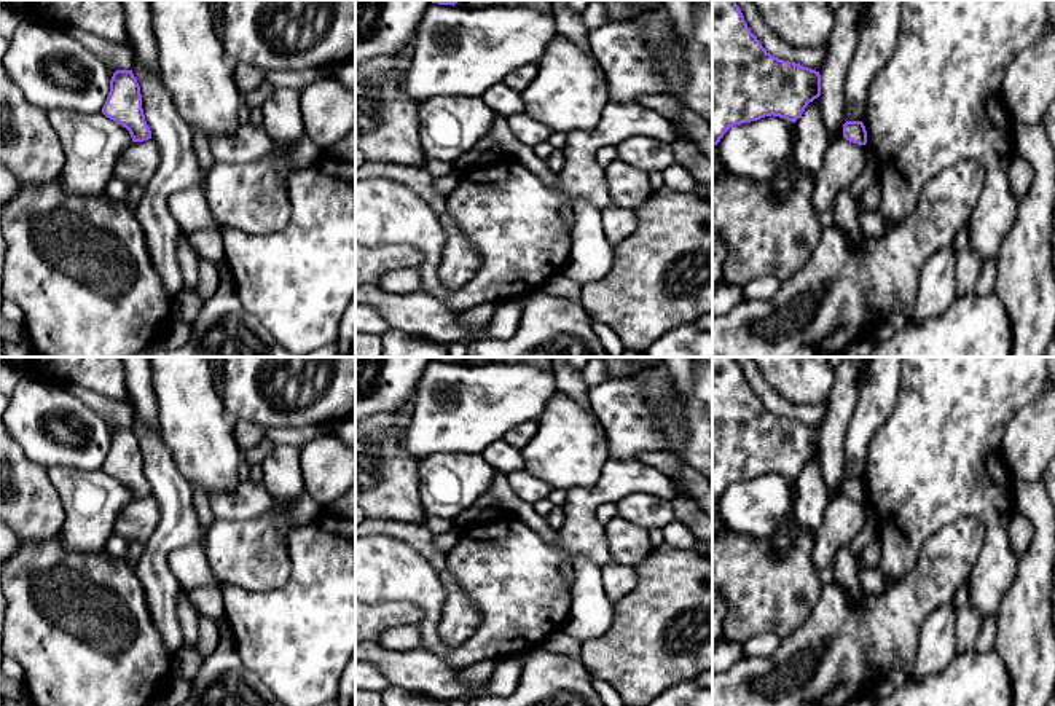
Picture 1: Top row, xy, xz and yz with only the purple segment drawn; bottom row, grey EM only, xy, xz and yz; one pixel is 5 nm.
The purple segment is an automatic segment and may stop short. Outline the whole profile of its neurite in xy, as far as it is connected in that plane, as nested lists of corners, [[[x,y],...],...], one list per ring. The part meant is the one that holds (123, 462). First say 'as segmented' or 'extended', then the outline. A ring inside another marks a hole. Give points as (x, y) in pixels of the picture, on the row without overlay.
as segmented | [[[116,427],[113,430],[102,470],[126,484],[132,499],[151,496],[151,488],[142,465],[140,443],[132,427]]]

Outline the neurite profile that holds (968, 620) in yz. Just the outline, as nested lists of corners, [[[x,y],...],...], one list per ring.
[[[969,604],[956,610],[956,653],[975,650],[982,615]]]

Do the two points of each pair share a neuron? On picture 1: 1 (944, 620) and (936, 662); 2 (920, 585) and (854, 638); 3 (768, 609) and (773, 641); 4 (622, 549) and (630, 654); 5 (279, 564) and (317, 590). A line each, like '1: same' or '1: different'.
1: same
2: same
3: different
4: different
5: different

